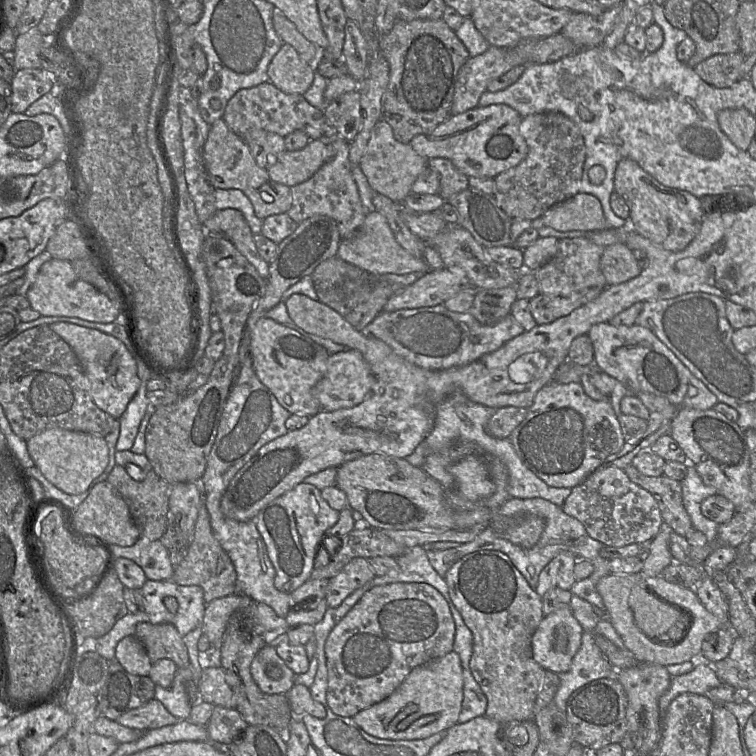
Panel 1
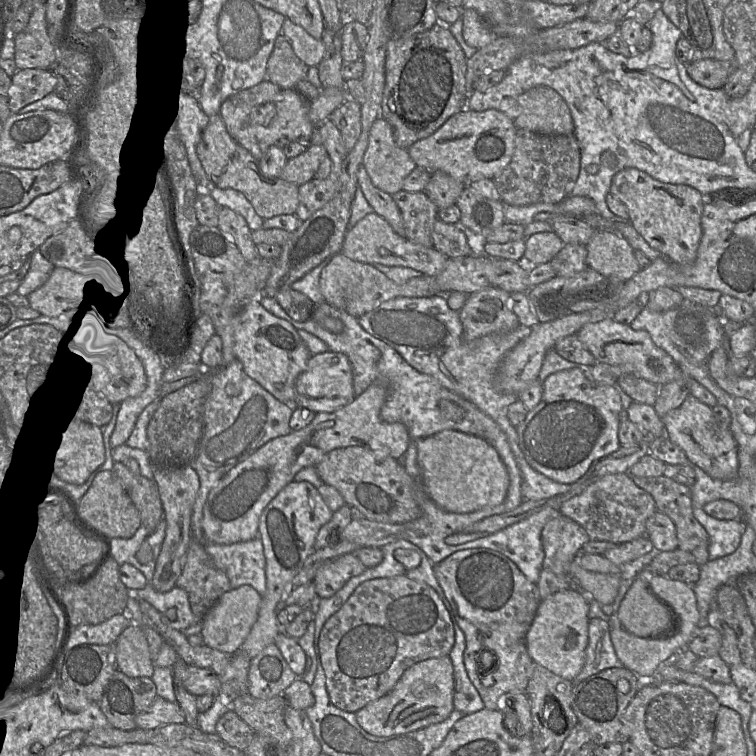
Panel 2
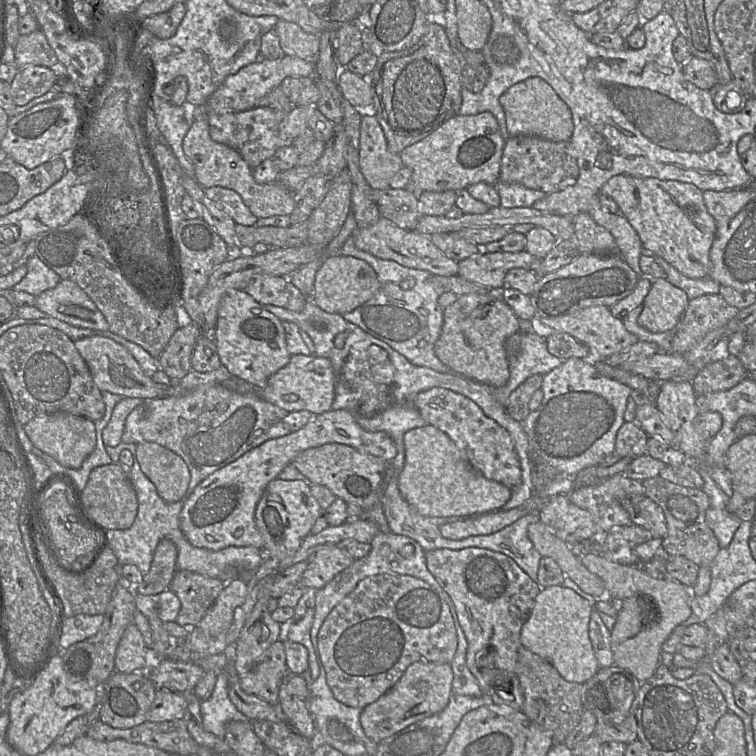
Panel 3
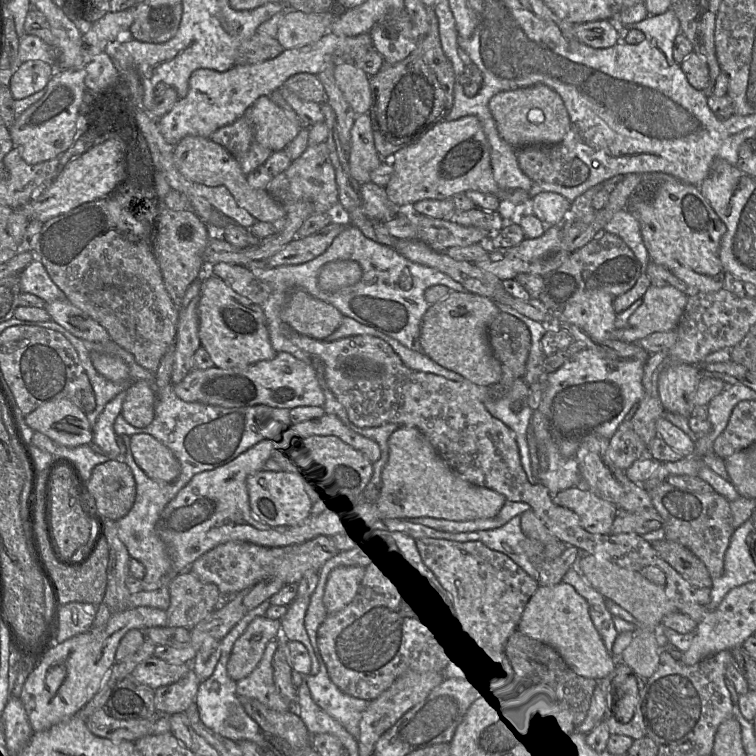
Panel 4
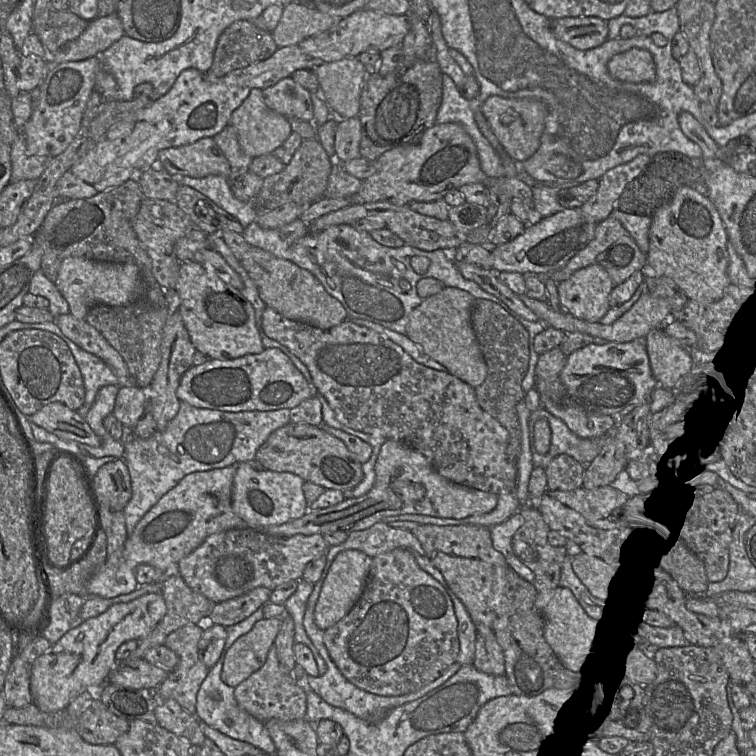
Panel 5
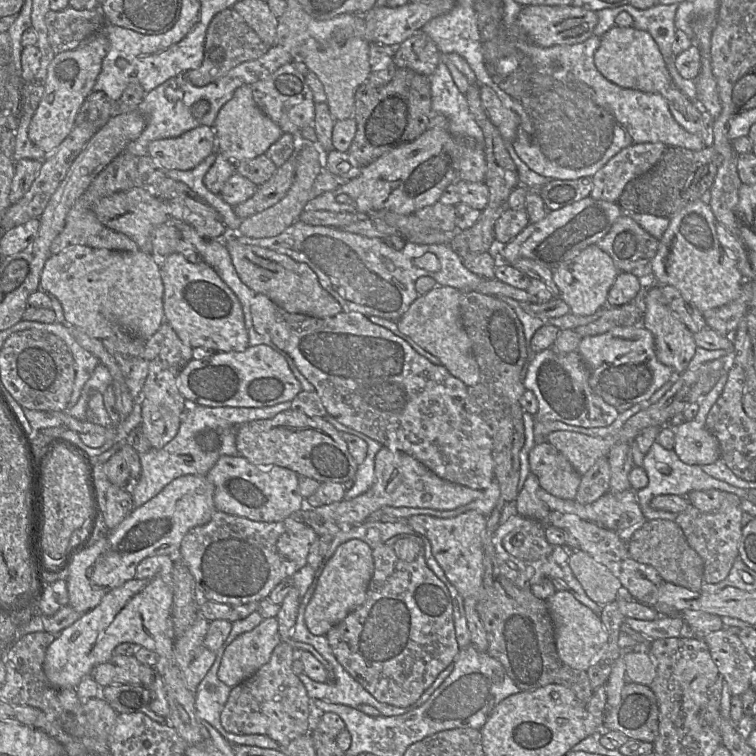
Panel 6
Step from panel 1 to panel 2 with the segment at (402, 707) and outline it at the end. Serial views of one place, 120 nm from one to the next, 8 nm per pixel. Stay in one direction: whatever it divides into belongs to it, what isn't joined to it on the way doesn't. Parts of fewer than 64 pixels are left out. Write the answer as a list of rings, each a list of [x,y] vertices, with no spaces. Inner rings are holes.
[[[449,655],[420,661],[409,667],[384,696],[355,712],[358,724],[374,736],[415,731],[444,721],[454,710],[453,664]]]

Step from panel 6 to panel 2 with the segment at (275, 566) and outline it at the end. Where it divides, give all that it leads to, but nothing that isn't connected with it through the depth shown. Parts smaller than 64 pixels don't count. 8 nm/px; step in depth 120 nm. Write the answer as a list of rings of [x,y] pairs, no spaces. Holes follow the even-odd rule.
[[[348,553],[326,562],[317,570],[312,581],[317,596],[333,596],[350,578],[362,574],[366,568],[355,553]]]

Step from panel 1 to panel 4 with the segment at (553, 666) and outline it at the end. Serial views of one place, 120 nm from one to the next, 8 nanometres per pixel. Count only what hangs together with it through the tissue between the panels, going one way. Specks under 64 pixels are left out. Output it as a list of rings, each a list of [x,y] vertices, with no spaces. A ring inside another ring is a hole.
[[[569,584],[539,585],[525,606],[517,630],[552,647],[579,676],[601,680],[617,666],[593,626],[586,600]]]

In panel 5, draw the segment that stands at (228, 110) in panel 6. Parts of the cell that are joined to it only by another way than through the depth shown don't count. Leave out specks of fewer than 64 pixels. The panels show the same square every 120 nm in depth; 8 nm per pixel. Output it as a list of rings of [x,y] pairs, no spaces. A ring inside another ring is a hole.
[[[257,88],[233,111],[230,125],[236,128],[243,152],[253,158],[272,153],[292,132],[288,119],[269,108]]]

